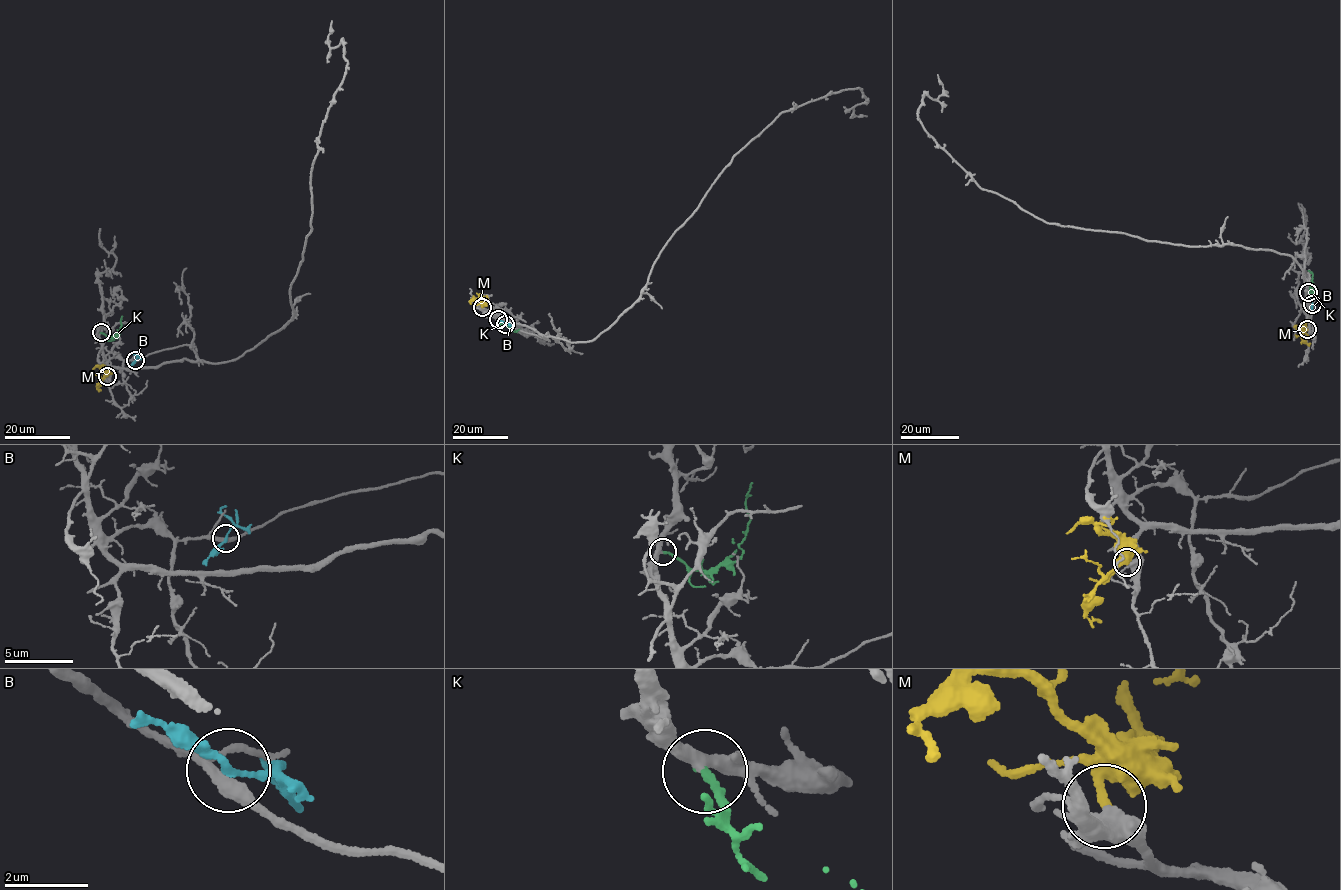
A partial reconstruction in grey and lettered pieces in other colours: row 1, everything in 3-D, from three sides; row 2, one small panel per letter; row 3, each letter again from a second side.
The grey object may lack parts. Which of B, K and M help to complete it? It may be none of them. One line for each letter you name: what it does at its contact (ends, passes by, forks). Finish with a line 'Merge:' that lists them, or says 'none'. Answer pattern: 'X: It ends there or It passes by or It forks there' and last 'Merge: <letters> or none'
K: It ends there
Merge: K

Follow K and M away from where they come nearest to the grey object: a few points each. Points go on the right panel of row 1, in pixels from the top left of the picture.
K: (1308, 292), (1311, 292), (1312, 274), (1308, 271)
M: (1307, 329), (1302, 338), (1310, 344)

